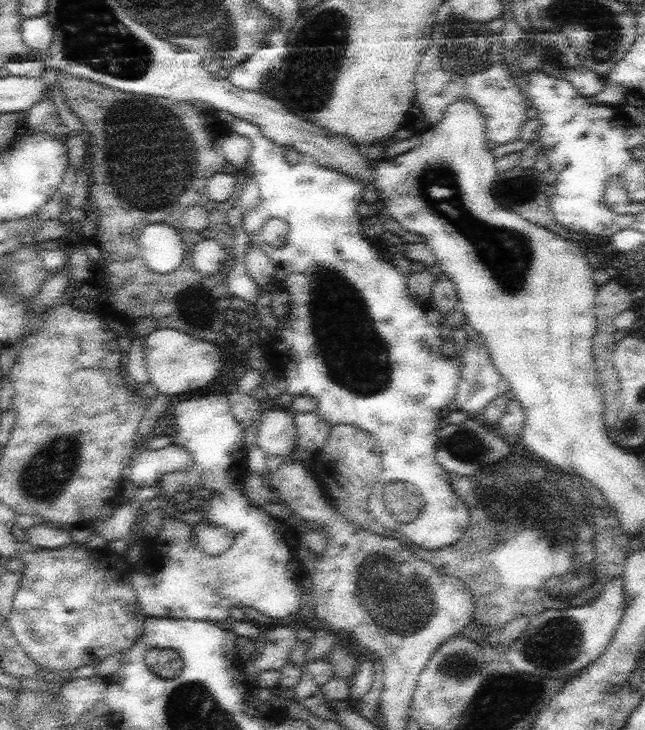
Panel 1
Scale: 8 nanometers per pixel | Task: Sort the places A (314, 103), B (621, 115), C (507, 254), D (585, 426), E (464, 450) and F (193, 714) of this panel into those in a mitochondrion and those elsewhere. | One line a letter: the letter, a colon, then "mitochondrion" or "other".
A: mitochondrion
B: other
C: mitochondrion
D: other
E: mitochondrion
F: mitochondrion

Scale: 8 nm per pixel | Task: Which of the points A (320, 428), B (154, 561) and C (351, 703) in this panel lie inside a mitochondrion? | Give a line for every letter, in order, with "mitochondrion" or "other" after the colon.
A: other
B: other
C: other

